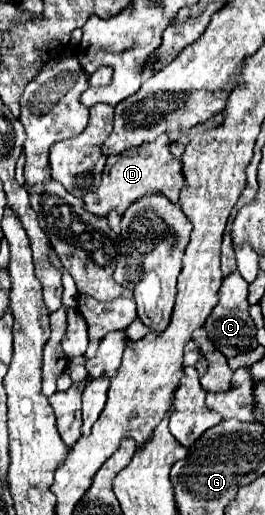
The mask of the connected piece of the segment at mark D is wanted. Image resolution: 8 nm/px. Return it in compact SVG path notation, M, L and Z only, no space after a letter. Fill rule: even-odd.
M159 136L155 142L131 148L125 154L109 156L101 186L93 192L87 192L81 200L87 212L95 216L107 216L111 210L117 210L119 216L131 206L131 202L137 202L139 198L147 194L163 194L171 202L179 200L179 190L183 188L183 172L181 172L181 160L175 160L169 152L167 136Z

